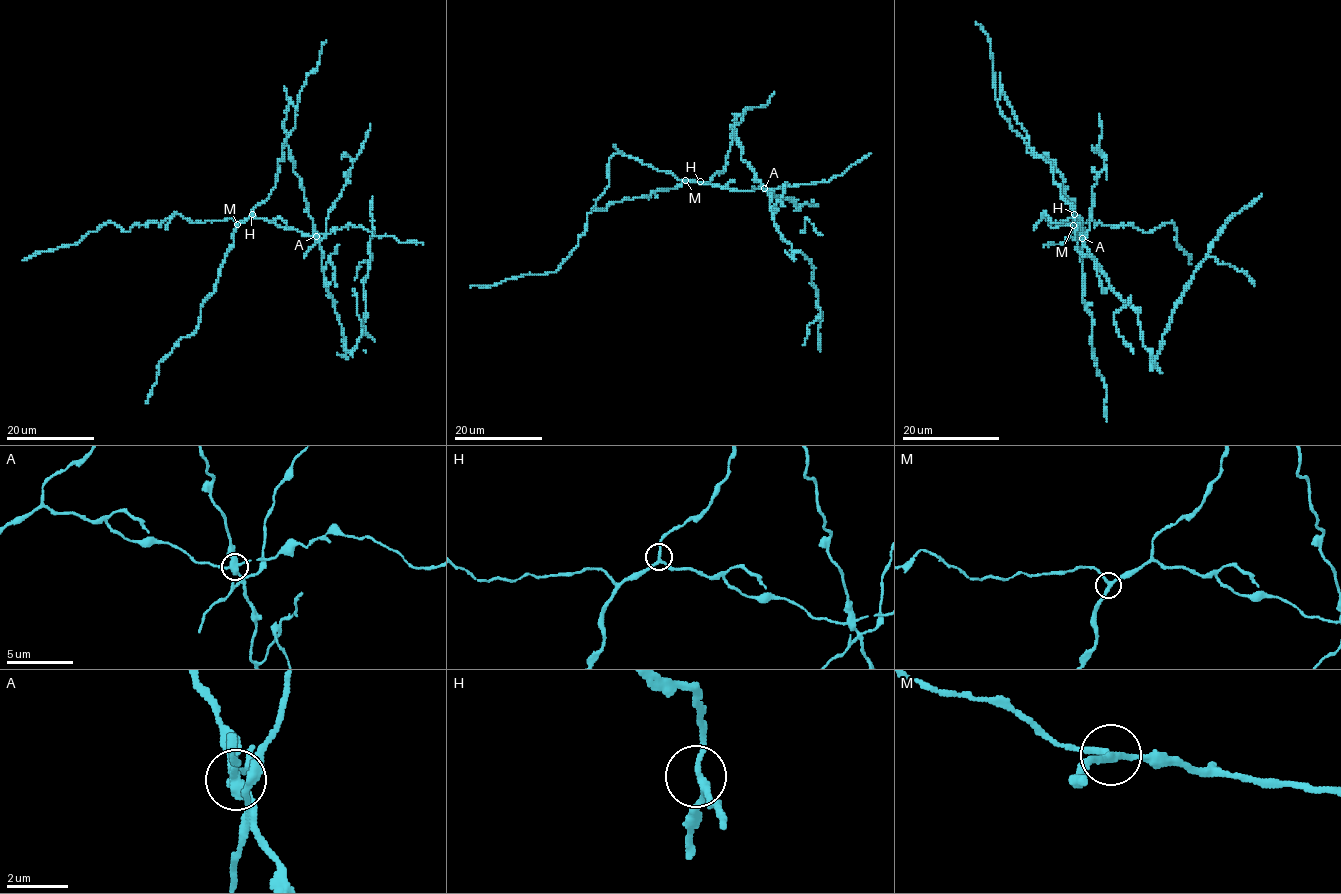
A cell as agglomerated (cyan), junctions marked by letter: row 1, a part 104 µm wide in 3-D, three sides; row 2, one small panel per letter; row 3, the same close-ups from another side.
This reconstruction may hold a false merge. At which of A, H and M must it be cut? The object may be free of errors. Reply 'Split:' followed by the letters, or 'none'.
Split: A

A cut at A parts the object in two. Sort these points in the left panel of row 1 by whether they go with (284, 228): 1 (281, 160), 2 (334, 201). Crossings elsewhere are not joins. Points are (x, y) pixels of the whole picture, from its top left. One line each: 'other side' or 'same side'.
1: same side
2: other side

